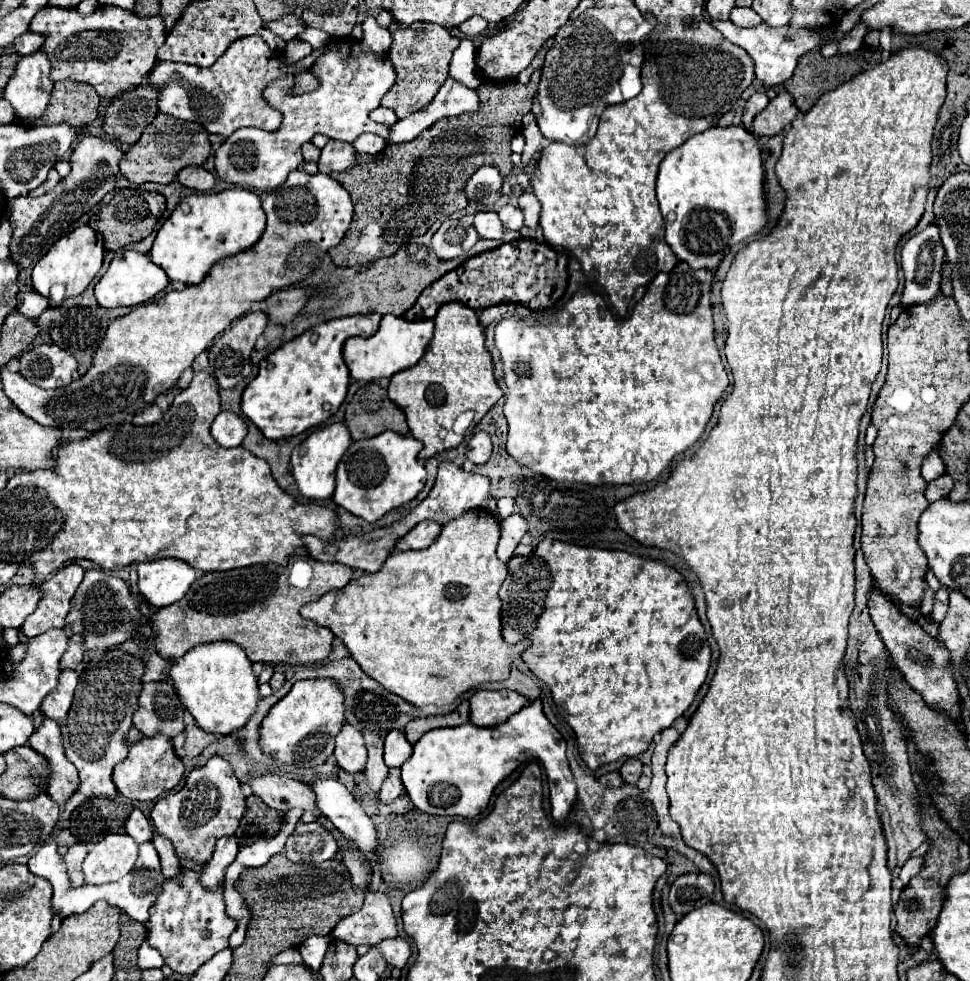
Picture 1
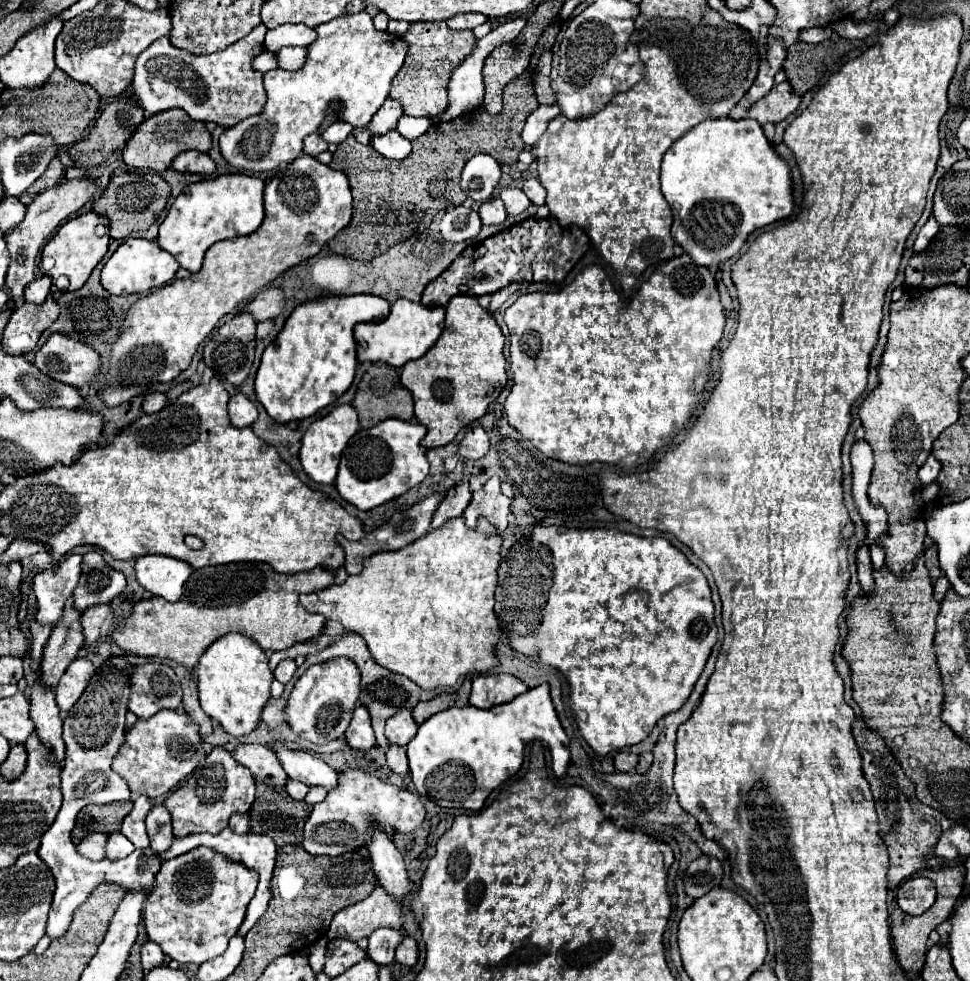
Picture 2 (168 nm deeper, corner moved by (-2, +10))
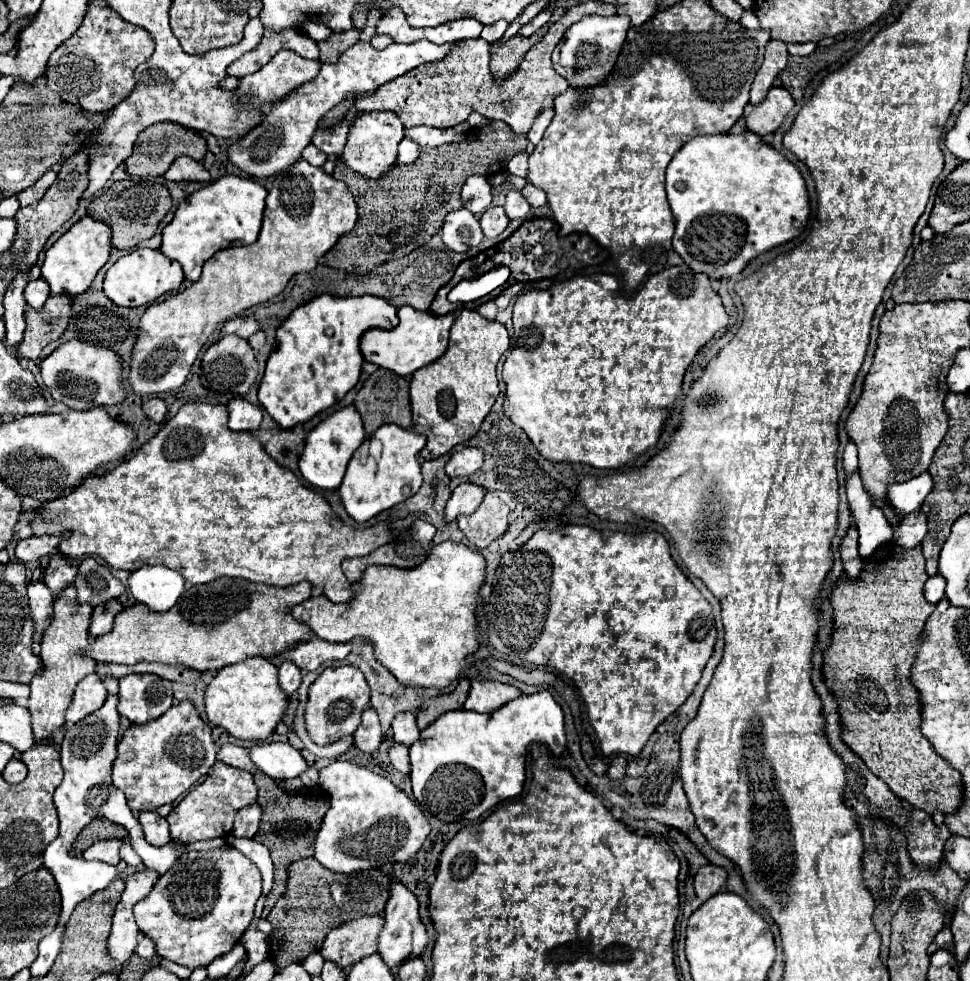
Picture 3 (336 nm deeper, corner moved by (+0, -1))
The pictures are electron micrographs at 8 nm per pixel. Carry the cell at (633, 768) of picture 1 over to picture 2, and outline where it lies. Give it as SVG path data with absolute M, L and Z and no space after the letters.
M620 751L614 757L614 767L616 771L634 771L638 765L638 755L630 751Z

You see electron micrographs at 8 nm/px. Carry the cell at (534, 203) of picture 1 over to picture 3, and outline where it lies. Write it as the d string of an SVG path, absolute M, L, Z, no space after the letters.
M526 184L526 186L522 188L522 194L524 194L524 198L526 198L534 208L546 204L546 192L540 190L540 188L536 188L534 184Z

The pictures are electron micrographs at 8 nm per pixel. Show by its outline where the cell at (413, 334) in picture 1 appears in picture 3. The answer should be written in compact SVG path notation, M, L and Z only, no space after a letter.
M402 306L398 310L398 318L400 324L392 330L368 330L366 336L362 338L362 354L368 362L388 368L396 374L402 376L410 376L416 370L424 368L426 364L438 360L448 344L446 344L446 336L450 334L450 326L454 324L454 314L446 314L446 316L438 316L432 312L420 312L412 306Z

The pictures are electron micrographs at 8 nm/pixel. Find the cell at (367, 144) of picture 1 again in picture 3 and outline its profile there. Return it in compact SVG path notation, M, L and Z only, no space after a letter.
M402 138L398 146L398 164L412 164L420 156L422 148L412 138Z

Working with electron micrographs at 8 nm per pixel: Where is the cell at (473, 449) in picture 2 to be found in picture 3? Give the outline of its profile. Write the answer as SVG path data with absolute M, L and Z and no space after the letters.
M462 448L460 452L452 454L448 464L444 466L444 472L448 478L458 478L458 476L472 476L480 466L482 466L482 456L484 452L480 448Z

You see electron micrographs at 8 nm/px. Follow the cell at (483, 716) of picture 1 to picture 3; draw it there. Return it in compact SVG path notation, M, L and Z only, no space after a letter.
M474 680L464 708L474 712L492 712L492 708L500 708L500 704L506 704L518 698L520 694L522 692L510 684L492 682L492 680L486 680L486 682Z

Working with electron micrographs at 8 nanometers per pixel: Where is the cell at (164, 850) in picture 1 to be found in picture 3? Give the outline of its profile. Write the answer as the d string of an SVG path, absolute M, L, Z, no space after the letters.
M140 810L136 814L136 818L142 824L144 834L146 834L146 840L152 846L164 846L164 844L168 844L172 840L170 838L170 832L168 832L166 818L162 818L156 810Z

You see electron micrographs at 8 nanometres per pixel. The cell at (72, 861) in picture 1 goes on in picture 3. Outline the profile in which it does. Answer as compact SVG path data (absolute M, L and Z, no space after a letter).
M102 840L102 842L96 842L84 852L84 858L86 860L100 860L100 862L116 866L120 862L118 850L122 848L122 844L124 844L124 840Z

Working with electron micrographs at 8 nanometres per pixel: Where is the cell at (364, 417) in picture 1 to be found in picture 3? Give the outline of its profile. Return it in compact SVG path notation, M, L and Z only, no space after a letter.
M378 368L374 374L368 376L368 380L364 382L364 386L360 388L358 396L356 396L356 410L360 412L362 420L364 420L364 428L368 432L368 436L372 436L382 424L398 424L402 428L410 428L412 422L412 412L410 412L410 396L408 396L408 378L398 376L386 368Z

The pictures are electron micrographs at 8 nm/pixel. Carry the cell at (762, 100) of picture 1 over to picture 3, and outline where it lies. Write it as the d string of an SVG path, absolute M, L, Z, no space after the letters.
M772 40L766 48L766 56L764 56L764 64L760 66L754 82L752 82L752 90L750 90L750 104L760 104L766 96L766 92L772 88L774 78L786 68L788 64L788 50L786 44L780 40Z

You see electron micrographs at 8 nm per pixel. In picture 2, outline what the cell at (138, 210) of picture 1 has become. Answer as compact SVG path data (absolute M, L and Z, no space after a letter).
M116 169L102 197L94 201L94 213L108 217L112 239L126 239L134 231L146 231L164 211L168 197L170 185L160 175Z

